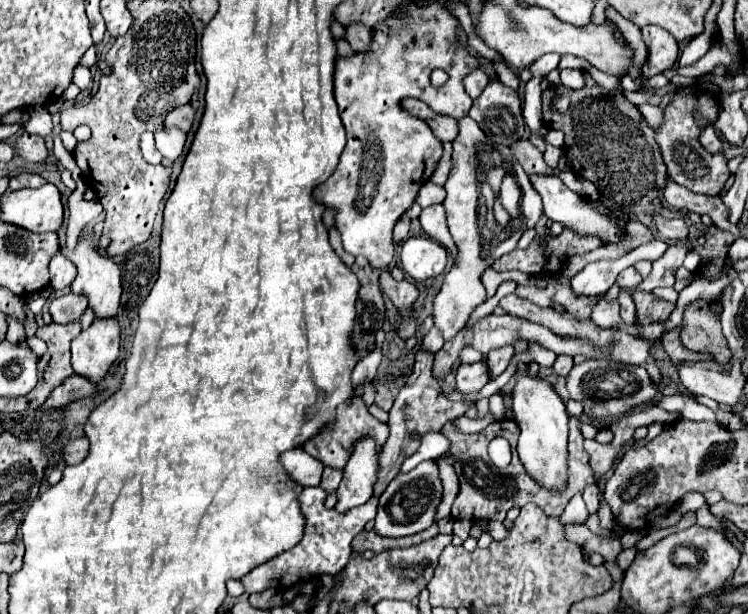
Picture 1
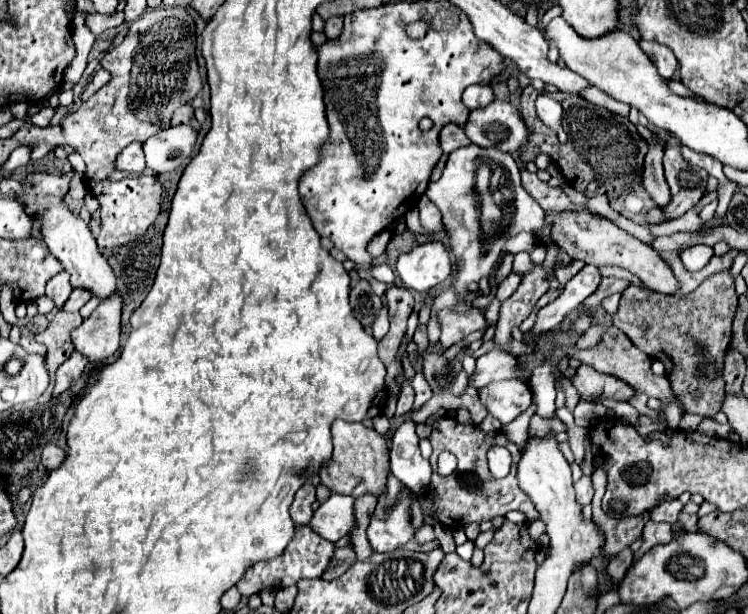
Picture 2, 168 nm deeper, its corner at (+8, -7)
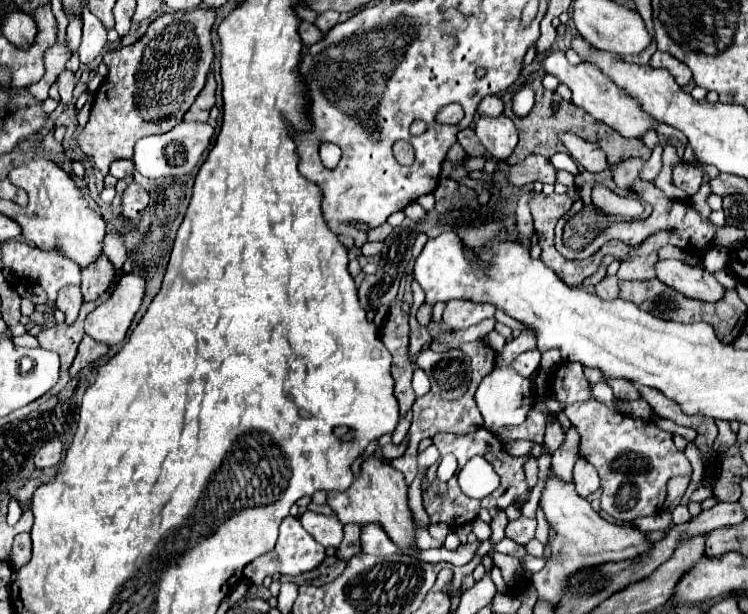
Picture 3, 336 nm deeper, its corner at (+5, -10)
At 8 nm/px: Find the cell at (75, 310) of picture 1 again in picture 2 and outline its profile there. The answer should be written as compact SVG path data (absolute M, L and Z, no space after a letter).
M73 289L71 297L67 299L67 303L61 307L61 311L67 311L67 313L75 313L79 311L87 301L91 299L91 295L87 291L81 291L81 289Z

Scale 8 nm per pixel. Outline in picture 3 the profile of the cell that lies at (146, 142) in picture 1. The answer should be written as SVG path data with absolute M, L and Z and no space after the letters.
M120 159L112 162L110 166L110 174L116 176L117 179L123 179L135 172L135 166L132 166L132 159Z

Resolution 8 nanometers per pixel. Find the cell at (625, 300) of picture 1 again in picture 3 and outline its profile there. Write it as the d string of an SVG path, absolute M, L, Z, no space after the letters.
M606 276L594 288L596 288L596 294L600 298L616 298L618 296L618 278L616 276Z

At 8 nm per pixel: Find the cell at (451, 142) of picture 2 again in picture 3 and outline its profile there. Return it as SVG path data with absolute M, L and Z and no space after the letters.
M464 128L458 132L458 142L462 144L462 148L466 150L468 156L486 156L486 148L482 146L482 142L476 138L472 128Z

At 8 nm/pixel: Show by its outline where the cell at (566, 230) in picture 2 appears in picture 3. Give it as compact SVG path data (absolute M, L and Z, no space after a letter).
M658 260L656 274L662 278L664 284L680 290L688 298L718 302L726 292L726 288L710 272L698 266L684 264L680 260Z

